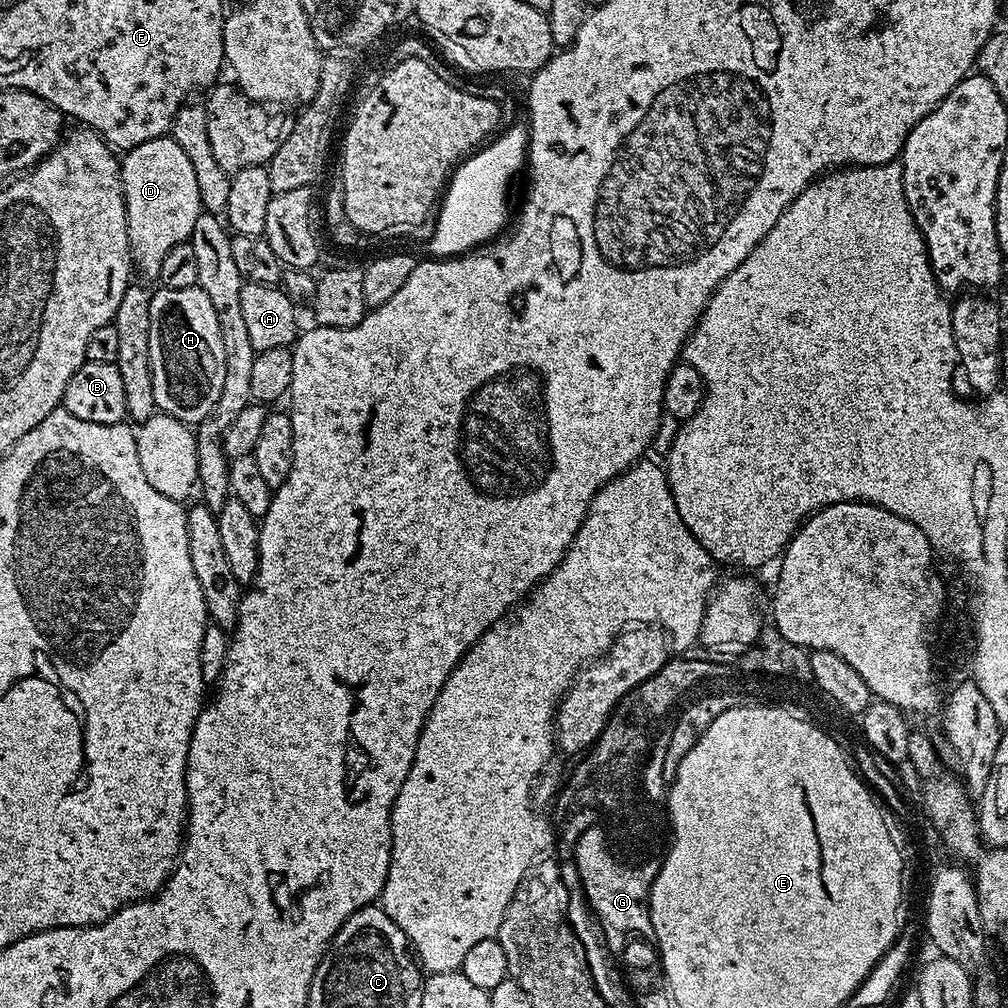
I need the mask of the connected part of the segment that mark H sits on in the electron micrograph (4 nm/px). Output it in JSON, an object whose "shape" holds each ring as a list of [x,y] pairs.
{"shape":[[[199,286],[186,290],[157,287],[155,291],[151,293],[150,302],[150,366],[154,402],[161,413],[195,426],[208,417],[214,402],[218,402],[222,382],[226,379],[226,354],[222,354],[222,330],[218,330],[218,314]]]}

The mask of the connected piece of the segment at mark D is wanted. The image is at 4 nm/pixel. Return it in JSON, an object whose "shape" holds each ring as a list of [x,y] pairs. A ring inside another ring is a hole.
{"shape":[[[169,135],[129,149],[120,161],[120,180],[127,208],[128,247],[137,273],[156,280],[167,251],[191,237],[194,223],[203,211],[194,166],[183,153],[182,146]]]}

